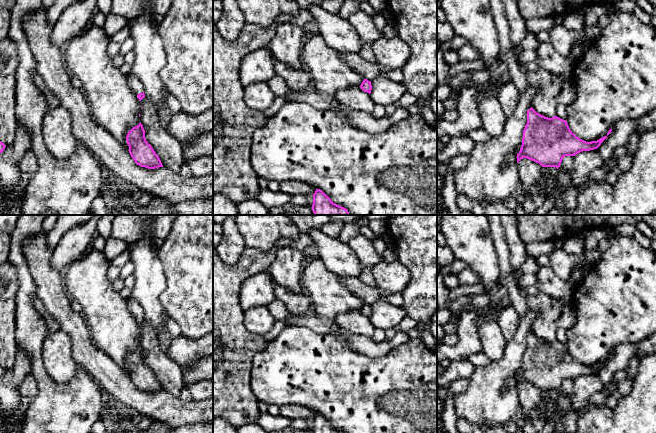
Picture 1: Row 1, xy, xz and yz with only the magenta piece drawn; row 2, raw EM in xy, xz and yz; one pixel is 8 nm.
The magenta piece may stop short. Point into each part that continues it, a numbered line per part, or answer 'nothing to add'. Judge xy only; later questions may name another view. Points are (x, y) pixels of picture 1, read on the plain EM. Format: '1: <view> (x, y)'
1: xy (135, 308)

